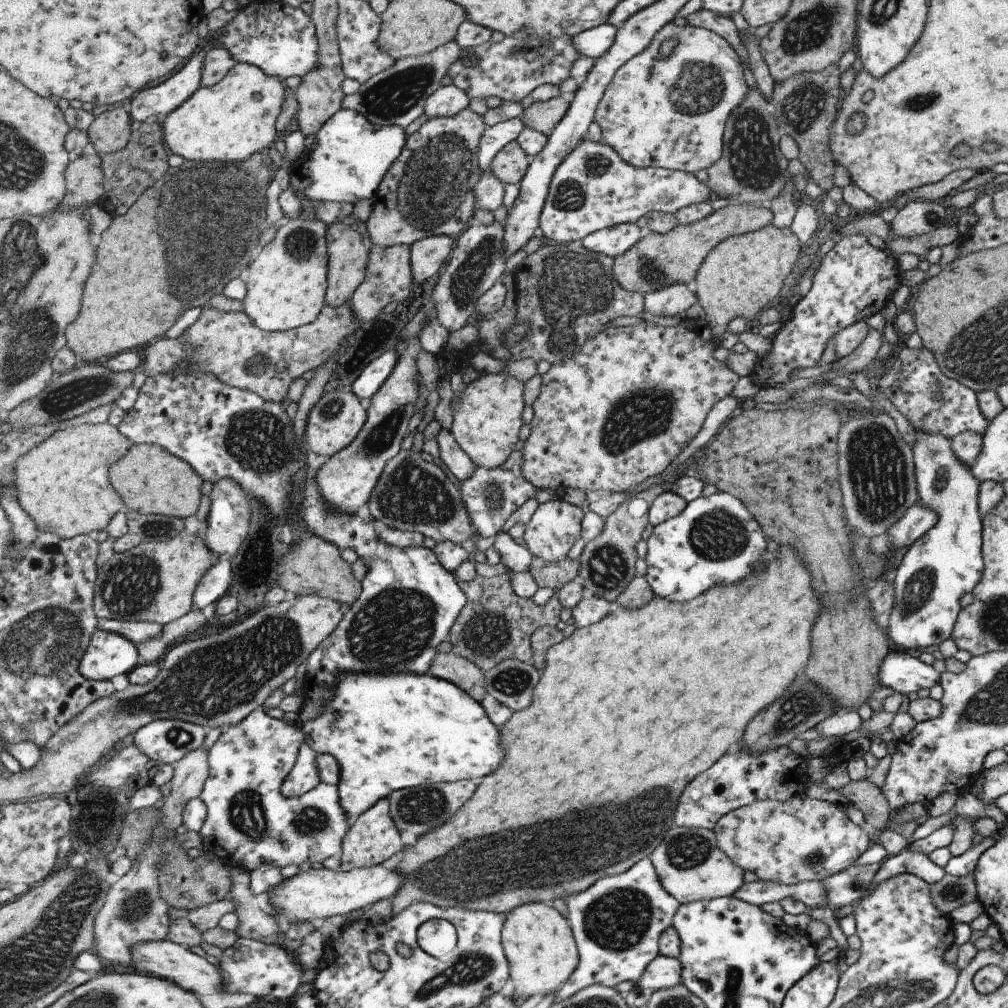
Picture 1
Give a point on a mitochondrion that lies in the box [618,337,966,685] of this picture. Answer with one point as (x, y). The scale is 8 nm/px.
(875, 469)

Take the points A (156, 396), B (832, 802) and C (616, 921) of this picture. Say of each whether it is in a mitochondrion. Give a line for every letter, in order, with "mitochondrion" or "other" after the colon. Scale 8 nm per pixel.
A: other
B: other
C: mitochondrion

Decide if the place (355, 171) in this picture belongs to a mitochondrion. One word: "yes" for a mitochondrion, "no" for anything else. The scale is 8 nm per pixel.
no

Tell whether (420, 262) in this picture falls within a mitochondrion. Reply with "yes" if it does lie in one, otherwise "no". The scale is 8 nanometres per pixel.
no

